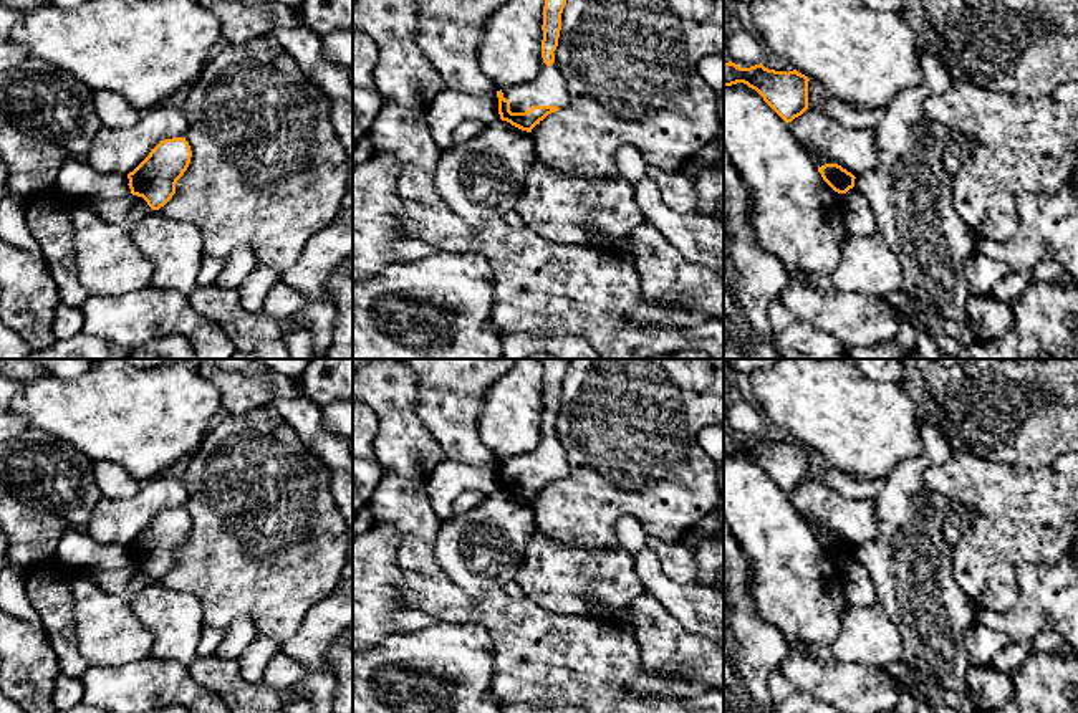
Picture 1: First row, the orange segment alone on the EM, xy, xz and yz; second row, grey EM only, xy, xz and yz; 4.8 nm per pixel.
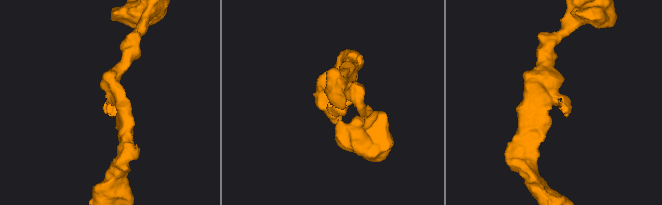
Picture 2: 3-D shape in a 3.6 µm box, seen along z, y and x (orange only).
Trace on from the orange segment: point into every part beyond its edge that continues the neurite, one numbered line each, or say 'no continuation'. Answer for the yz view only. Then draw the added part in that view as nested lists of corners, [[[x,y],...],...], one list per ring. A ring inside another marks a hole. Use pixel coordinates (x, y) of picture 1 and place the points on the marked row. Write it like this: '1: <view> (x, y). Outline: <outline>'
no continuation

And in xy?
no continuation

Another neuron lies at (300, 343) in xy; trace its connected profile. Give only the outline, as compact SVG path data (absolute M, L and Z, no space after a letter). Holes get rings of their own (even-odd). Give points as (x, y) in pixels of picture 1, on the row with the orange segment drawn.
M285 321L286 329L286 346L290 359L326 359L315 349L313 334L306 324L298 324L293 321Z

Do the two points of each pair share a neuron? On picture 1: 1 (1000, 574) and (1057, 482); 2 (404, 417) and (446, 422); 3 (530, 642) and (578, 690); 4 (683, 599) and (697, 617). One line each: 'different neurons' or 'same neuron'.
1: same neuron
2: different neurons
3: same neuron
4: same neuron

